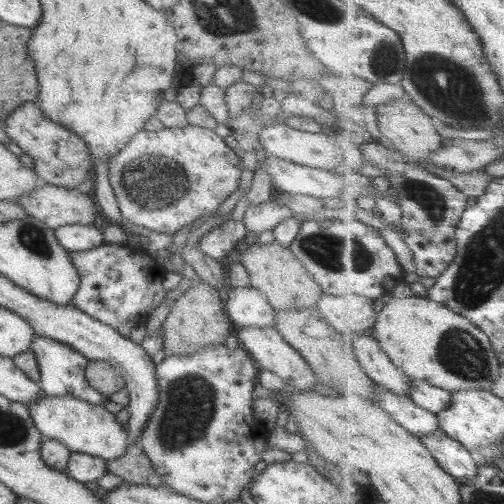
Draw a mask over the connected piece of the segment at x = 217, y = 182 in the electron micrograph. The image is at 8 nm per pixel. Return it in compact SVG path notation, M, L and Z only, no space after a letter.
M185 125L183 128L164 128L160 131L140 130L120 152L107 163L109 185L114 192L121 216L129 223L173 235L186 224L200 224L215 215L216 208L237 190L243 163L238 150L231 150L223 139L208 128Z

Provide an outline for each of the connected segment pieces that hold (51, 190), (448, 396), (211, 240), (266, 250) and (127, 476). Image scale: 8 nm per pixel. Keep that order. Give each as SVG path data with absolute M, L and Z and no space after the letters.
M44 182L18 196L16 203L27 215L41 220L53 230L66 224L93 224L98 212L92 195Z
M413 380L408 395L421 408L427 409L429 412L438 413L453 404L453 392L444 388L439 388L430 382L421 380Z
M228 220L211 227L197 242L201 252L218 261L235 246L235 243L245 236L247 229L241 220Z
M273 241L269 244L256 242L249 245L241 251L238 263L246 270L250 286L264 294L275 311L287 312L314 307L322 293L319 285L295 258L289 247L281 246L278 242Z
M129 442L121 456L108 460L106 469L129 483L165 487L165 483L155 474L150 460L137 442Z

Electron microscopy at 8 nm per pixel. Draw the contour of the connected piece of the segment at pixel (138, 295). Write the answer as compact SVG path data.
M103 242L89 250L68 251L68 257L80 276L70 304L91 319L114 328L121 336L128 337L135 326L147 322L154 308L164 302L166 290L163 279L166 271L146 250Z

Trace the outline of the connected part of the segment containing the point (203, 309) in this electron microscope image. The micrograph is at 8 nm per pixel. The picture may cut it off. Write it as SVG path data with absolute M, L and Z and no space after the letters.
M191 283L190 287L174 300L165 320L161 323L164 356L191 356L200 348L224 344L230 320L224 311L223 299L221 292L215 287L207 283Z

